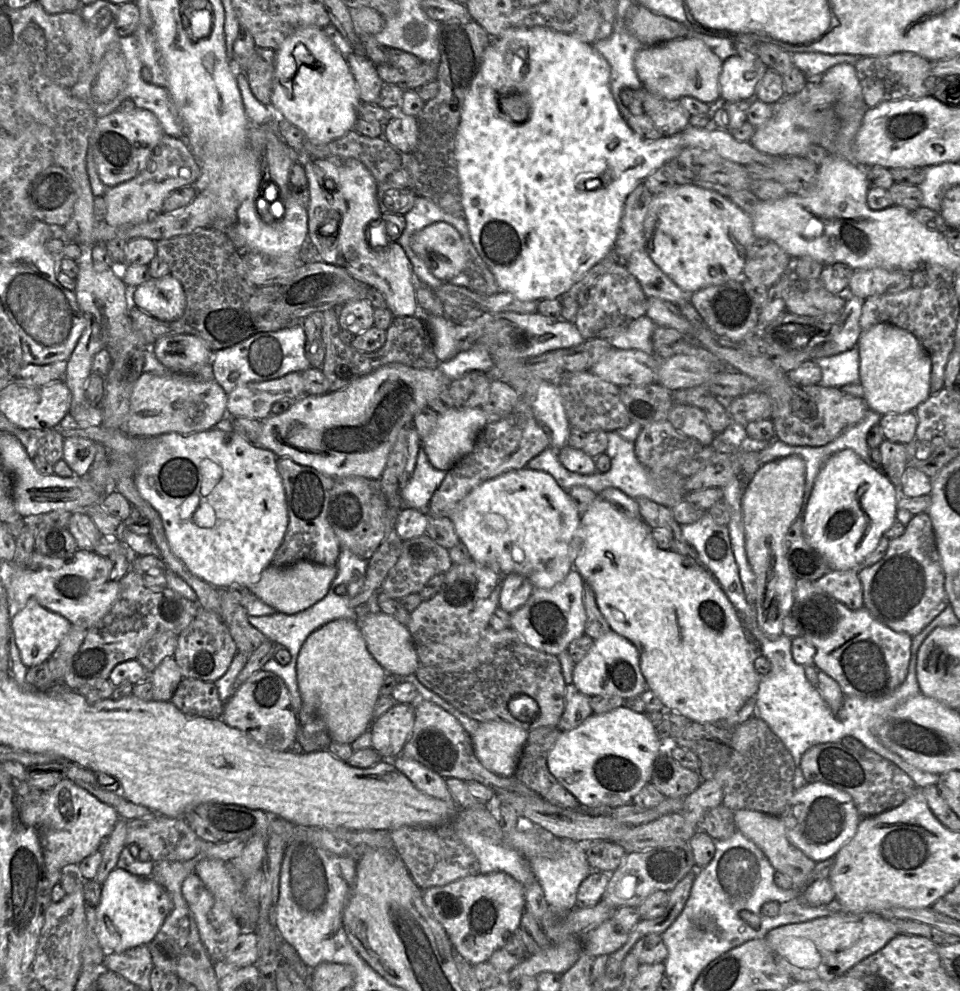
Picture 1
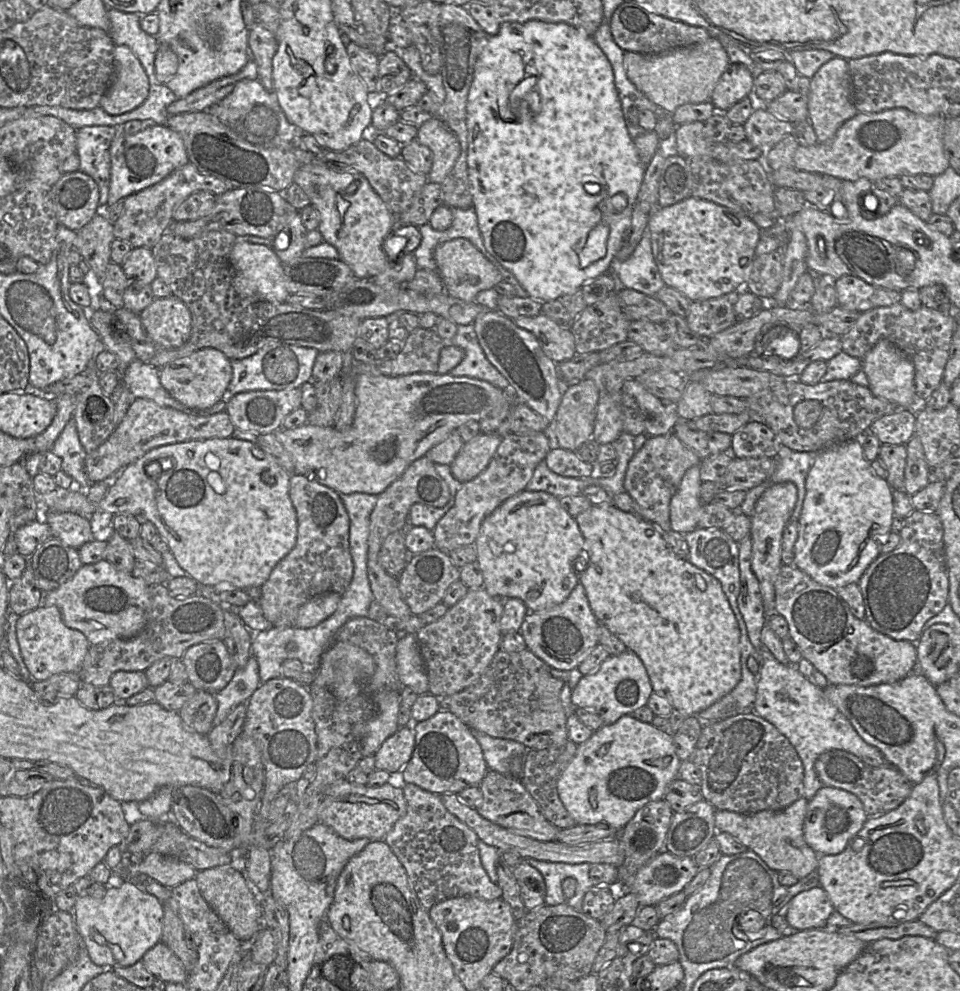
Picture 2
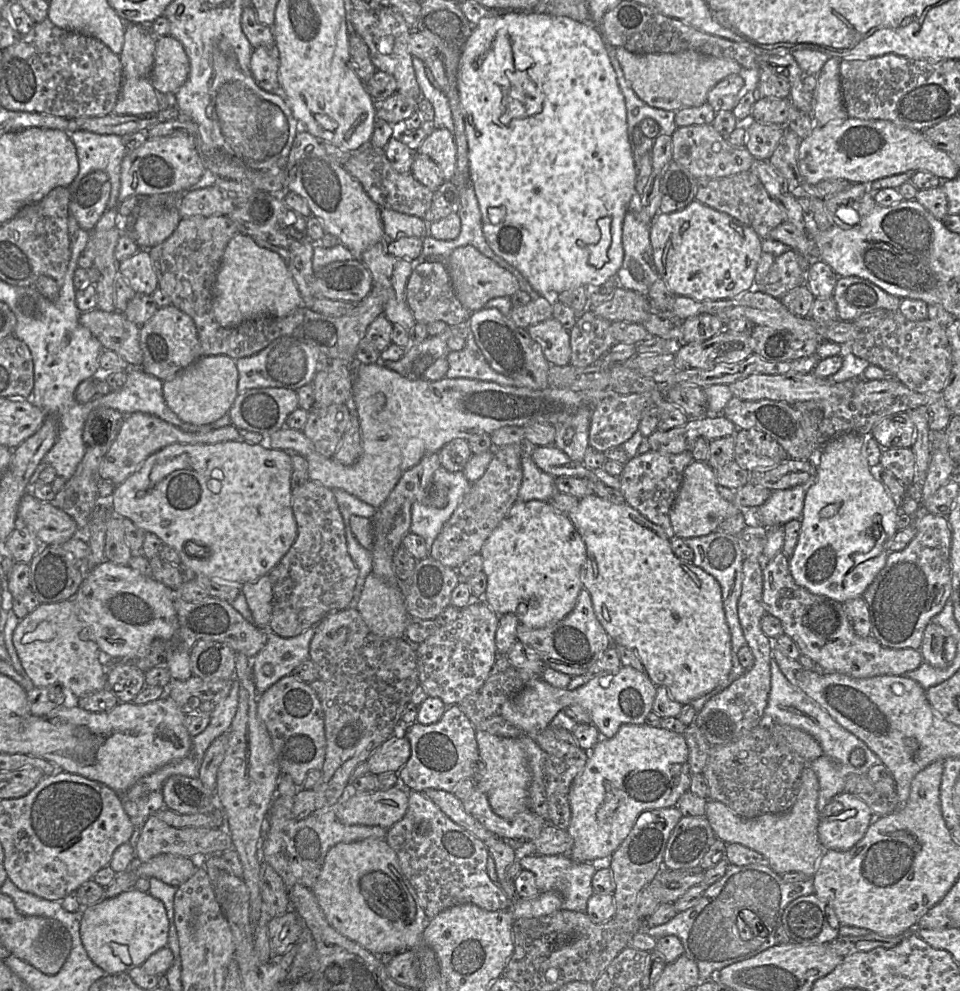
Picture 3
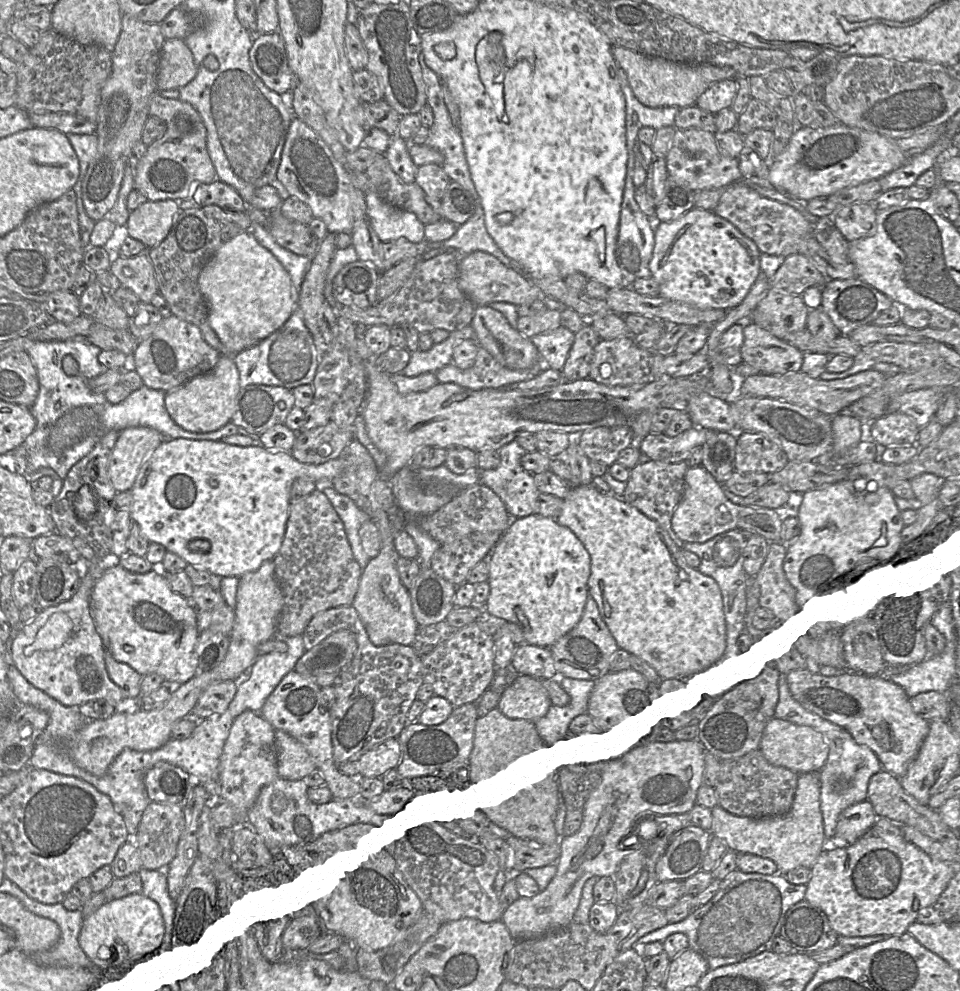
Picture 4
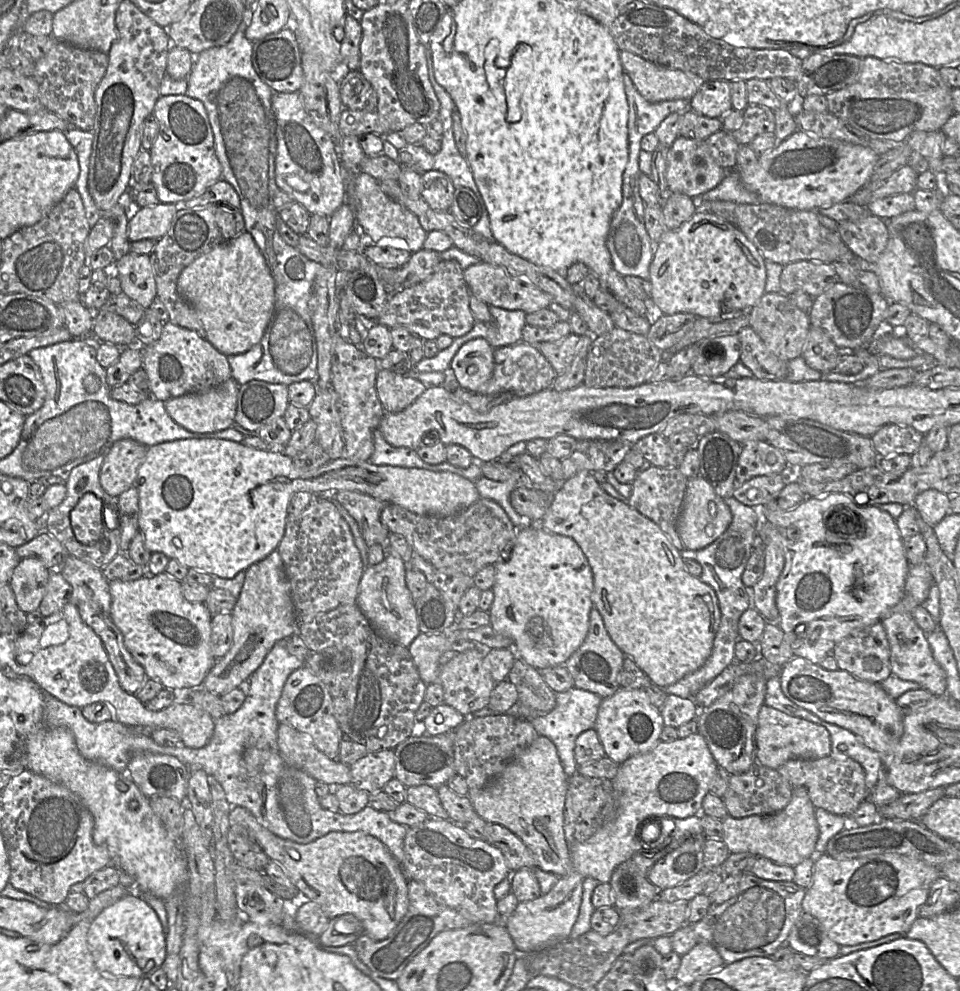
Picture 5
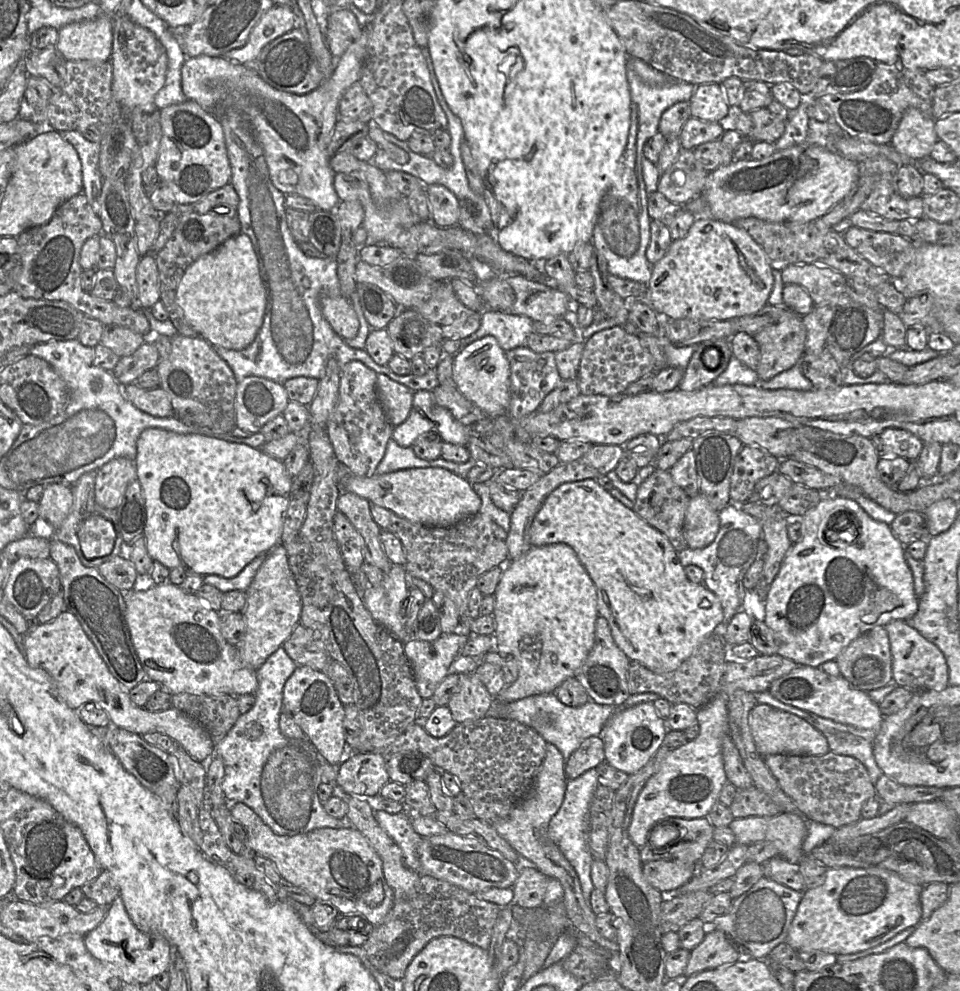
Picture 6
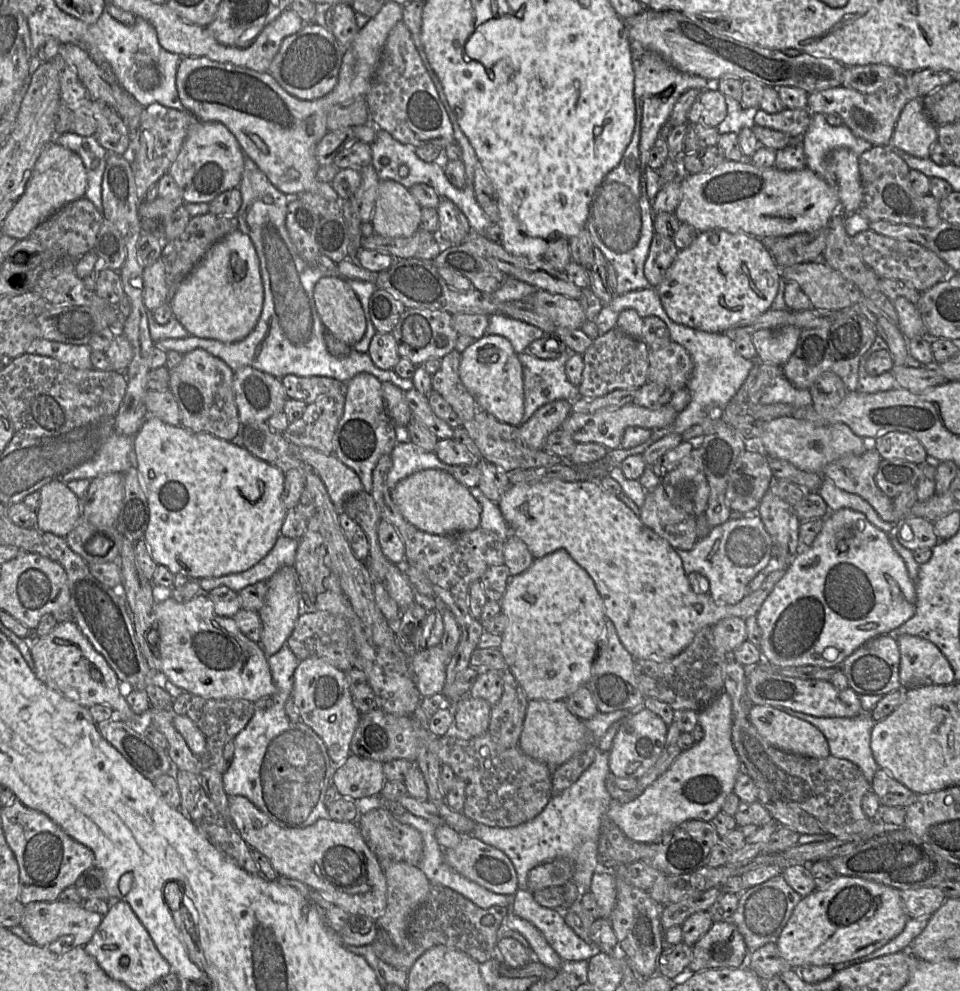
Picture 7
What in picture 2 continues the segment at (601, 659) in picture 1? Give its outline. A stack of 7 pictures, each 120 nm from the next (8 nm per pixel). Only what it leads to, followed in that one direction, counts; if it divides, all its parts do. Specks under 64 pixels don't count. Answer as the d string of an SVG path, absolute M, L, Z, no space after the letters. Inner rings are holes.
M630 649L617 655L610 655L590 674L583 675L572 689L571 703L598 714L604 724L612 724L621 716L631 714L647 704L653 692L647 671L640 657Z

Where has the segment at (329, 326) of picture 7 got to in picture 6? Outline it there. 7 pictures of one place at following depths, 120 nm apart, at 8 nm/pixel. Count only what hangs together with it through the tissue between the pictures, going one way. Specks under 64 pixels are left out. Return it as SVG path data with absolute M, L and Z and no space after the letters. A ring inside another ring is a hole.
M321 295L319 304L324 318L341 338L356 337L359 331L359 320L349 299L342 295Z

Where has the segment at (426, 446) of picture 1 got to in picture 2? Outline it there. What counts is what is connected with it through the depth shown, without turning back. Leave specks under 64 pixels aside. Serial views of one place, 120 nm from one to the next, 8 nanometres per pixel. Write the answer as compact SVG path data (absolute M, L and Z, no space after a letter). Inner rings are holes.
M481 432L464 442L453 462L449 465L453 476L460 482L467 482L479 475L494 455L501 437Z

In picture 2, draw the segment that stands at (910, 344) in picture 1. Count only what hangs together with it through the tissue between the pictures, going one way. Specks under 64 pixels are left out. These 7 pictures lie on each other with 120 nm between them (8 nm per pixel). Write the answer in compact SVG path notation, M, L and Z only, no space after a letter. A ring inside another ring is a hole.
M887 339L878 341L861 360L862 368L868 378L868 388L876 397L895 404L900 409L918 409L921 403L916 395L915 369L911 359L894 343Z

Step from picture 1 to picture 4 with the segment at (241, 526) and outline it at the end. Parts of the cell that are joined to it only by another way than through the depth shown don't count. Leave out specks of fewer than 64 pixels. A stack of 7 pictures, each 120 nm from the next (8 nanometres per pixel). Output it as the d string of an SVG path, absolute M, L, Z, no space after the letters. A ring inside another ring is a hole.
M166 439L143 463L130 489L131 518L149 542L162 544L188 565L220 577L241 577L256 571L280 551L289 518L293 482L300 477L309 477L315 484L331 483L346 467L343 458L319 465L301 463L282 448L243 447L221 440ZM195 539L209 541L208 552L190 550L189 543Z

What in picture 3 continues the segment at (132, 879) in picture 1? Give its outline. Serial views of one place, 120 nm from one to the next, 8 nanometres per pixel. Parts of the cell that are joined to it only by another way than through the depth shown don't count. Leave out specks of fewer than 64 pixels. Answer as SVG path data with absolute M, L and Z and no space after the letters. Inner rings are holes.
M132 888L113 898L102 899L80 910L83 913L80 924L82 944L91 961L106 974L128 973L133 968L141 966L150 955L168 944L169 921L165 906L148 892Z

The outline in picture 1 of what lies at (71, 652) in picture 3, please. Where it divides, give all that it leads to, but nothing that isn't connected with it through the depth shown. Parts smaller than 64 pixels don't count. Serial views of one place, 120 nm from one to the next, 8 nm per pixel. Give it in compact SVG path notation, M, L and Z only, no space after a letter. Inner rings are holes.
M29 599L10 620L11 631L22 663L30 668L46 662L70 631L71 626L71 623L62 615L47 609L34 599Z

